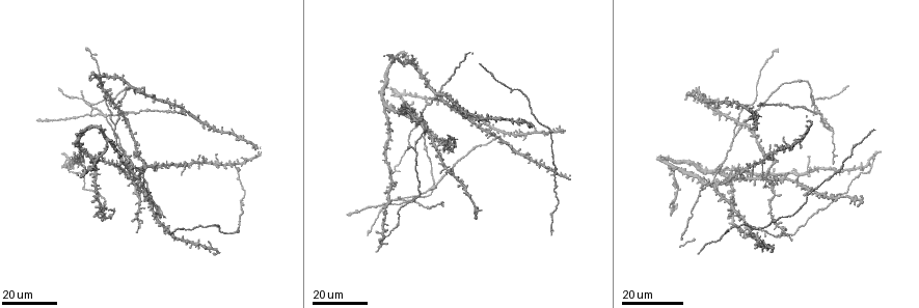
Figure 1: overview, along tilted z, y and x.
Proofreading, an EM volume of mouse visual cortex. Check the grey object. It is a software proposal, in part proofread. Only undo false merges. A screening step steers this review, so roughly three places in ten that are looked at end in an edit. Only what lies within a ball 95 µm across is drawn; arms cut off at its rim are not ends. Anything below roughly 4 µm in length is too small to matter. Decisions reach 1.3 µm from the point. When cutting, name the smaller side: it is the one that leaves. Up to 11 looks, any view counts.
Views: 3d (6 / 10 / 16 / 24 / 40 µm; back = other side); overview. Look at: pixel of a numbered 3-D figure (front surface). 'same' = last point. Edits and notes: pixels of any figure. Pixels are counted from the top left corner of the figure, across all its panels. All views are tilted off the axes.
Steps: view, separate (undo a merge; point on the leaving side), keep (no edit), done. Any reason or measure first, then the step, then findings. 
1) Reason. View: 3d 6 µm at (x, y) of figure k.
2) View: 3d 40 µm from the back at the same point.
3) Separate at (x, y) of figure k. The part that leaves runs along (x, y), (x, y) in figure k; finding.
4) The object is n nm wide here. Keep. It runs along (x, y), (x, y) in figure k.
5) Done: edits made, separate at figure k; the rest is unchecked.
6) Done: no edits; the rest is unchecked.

Four arms meet. View: 3d 16 µm at (408, 106) of figure 1.

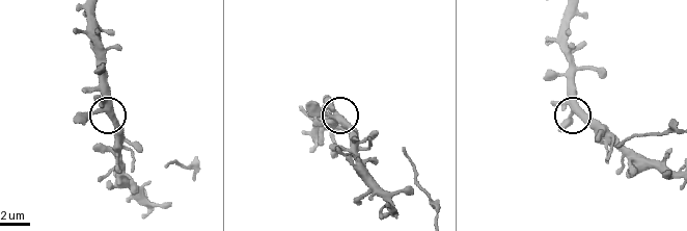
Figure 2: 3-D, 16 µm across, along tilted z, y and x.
Closer look. View: 3d 6 µm at (332, 111) of figure 2.

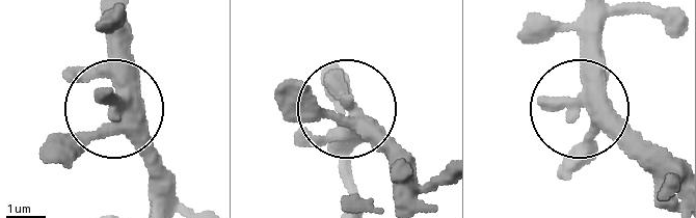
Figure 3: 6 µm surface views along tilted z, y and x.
4 arms meet here. Keep. It runs along (590, 12), (590, 117), (650, 162) in figure 3; all the same neuron.

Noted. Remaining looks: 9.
View: 3d 16 µm at (116, 126) of figure 1.

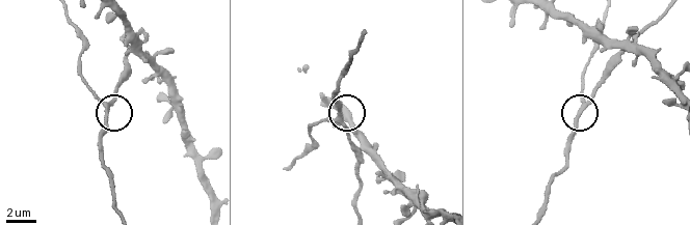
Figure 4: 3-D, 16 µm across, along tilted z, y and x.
View: 3d 10 µm at (583, 105) of figure 4.

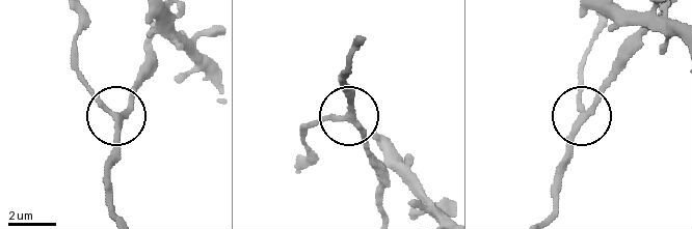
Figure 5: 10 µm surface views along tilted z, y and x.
Closer look. View: 3d 6 µm at (351, 117) of figure 5.

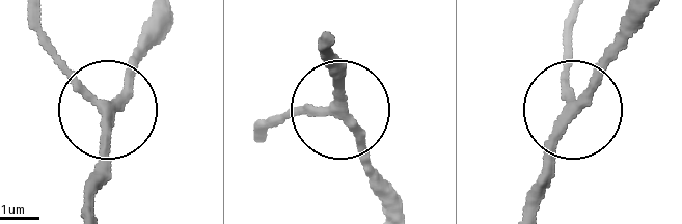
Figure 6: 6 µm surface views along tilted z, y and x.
3 arms meet here. Keep. It runs along (330, 43), (333, 115), (263, 119) in figure 6; continuous, no second neuron.

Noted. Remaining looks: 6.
Looks like a crossing. View: 3d 24 µm at (392, 183) of figure 1.

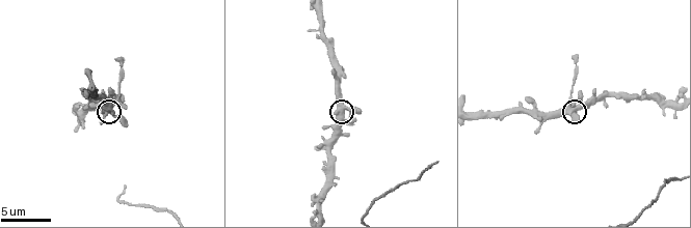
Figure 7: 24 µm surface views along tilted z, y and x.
View: 3d 6 µm at (569, 105) of figure 7.

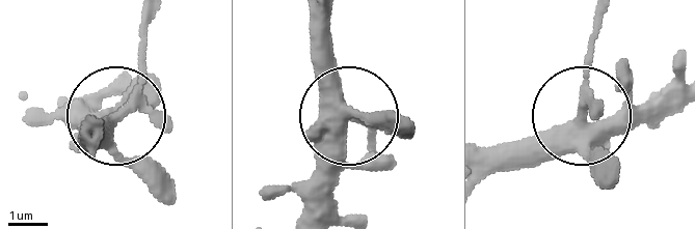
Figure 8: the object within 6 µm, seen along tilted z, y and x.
The side arm is 6 µm long. Separate at (139, 25) of figure 8. The part that leaves runs along (138, 75), (148, 22) in figure 8; a second neuron is stuck on.

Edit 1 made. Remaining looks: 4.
View: overview.

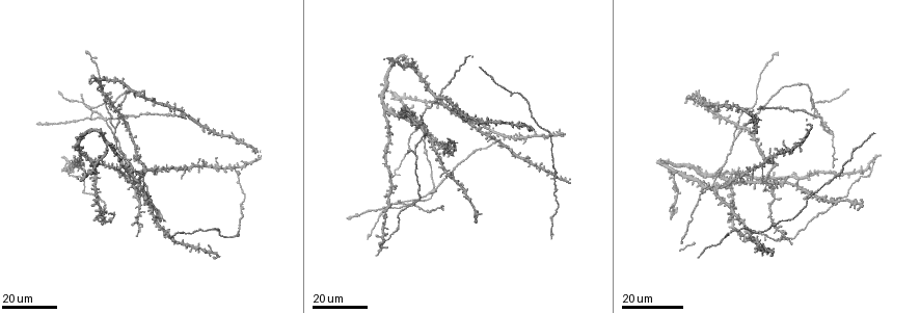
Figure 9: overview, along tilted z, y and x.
Thin arm on a thick one. View: 3d 16 µm at (217, 165) of figure 9.

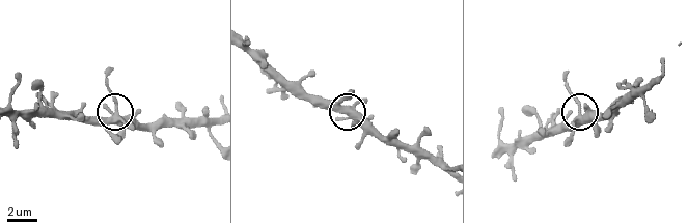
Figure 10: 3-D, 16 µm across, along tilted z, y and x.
View: 3d 10 µm at (352, 117) of figure 10.

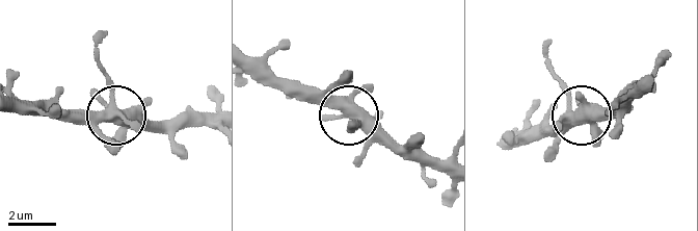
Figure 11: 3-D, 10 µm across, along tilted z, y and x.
The object is 390 nm wide here. Keep. Continuous, no second neuron.

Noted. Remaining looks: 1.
Done: edits made, separate at figure 8; the rest is unchecked.

